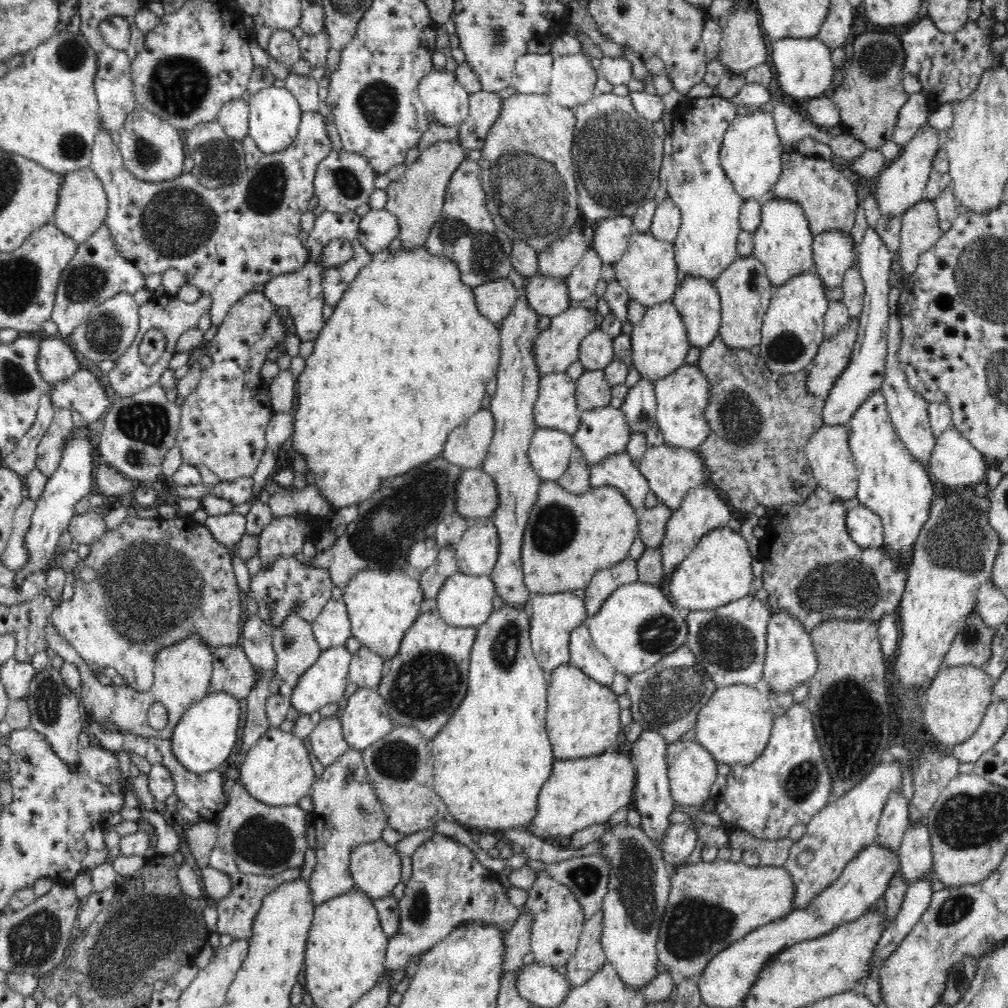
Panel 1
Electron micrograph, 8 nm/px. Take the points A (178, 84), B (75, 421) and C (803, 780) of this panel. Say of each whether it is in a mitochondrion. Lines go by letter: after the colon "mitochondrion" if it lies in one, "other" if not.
A: mitochondrion
B: other
C: mitochondrion

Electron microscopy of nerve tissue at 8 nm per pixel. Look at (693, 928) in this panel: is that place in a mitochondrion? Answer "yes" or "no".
yes

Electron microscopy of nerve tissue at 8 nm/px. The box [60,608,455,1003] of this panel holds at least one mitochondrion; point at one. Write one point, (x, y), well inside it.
(104, 963)

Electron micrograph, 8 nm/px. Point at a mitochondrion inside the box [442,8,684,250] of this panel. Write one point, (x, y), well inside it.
(614, 151)

